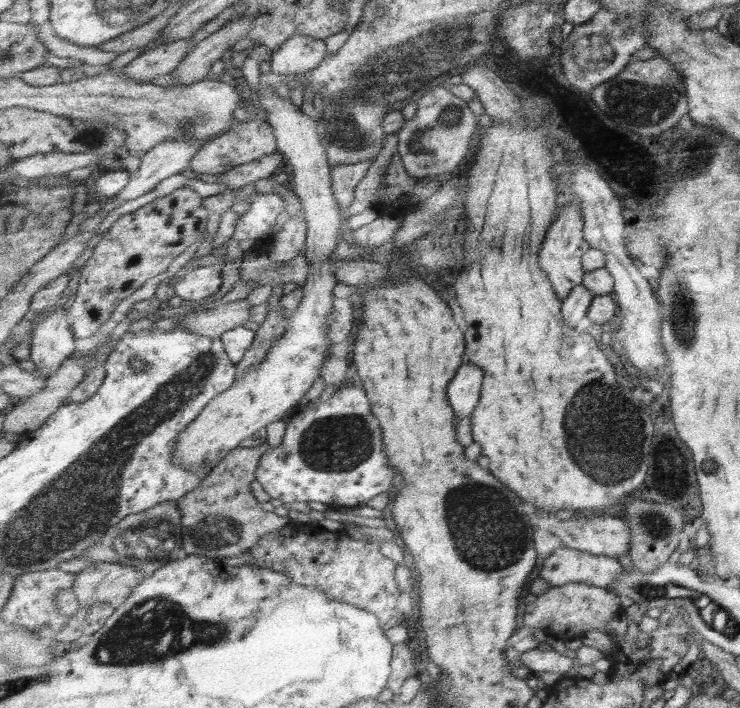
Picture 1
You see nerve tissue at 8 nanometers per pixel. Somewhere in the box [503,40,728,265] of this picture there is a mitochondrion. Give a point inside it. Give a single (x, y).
(644, 103)

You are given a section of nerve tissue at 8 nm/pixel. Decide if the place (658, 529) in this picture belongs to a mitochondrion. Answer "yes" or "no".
yes

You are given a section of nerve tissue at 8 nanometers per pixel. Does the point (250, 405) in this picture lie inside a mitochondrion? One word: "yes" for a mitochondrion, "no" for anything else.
no

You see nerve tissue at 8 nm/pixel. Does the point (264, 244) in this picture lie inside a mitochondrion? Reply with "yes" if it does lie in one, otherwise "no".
no

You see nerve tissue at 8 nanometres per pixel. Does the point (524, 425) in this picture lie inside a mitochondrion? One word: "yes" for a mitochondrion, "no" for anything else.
no

